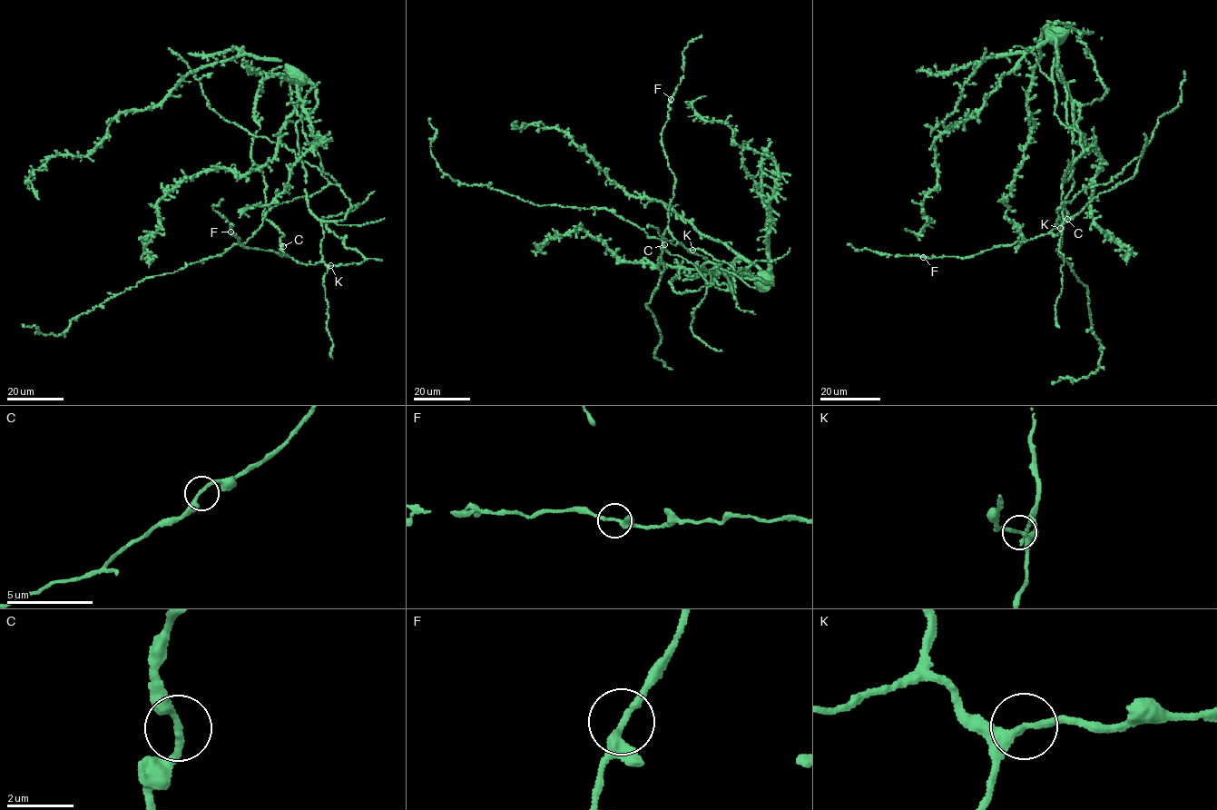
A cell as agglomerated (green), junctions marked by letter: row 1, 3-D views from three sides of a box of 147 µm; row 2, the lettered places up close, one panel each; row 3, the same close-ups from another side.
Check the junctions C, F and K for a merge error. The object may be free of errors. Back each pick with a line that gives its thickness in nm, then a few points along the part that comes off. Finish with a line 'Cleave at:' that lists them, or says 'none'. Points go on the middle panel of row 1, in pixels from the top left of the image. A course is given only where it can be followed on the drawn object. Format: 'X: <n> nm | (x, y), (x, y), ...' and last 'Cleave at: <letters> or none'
Cleave at: none

